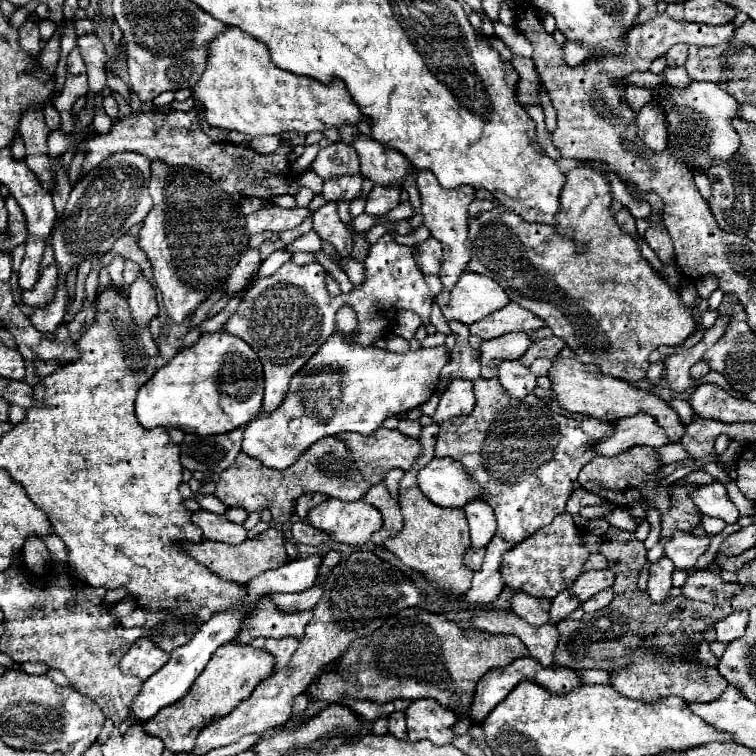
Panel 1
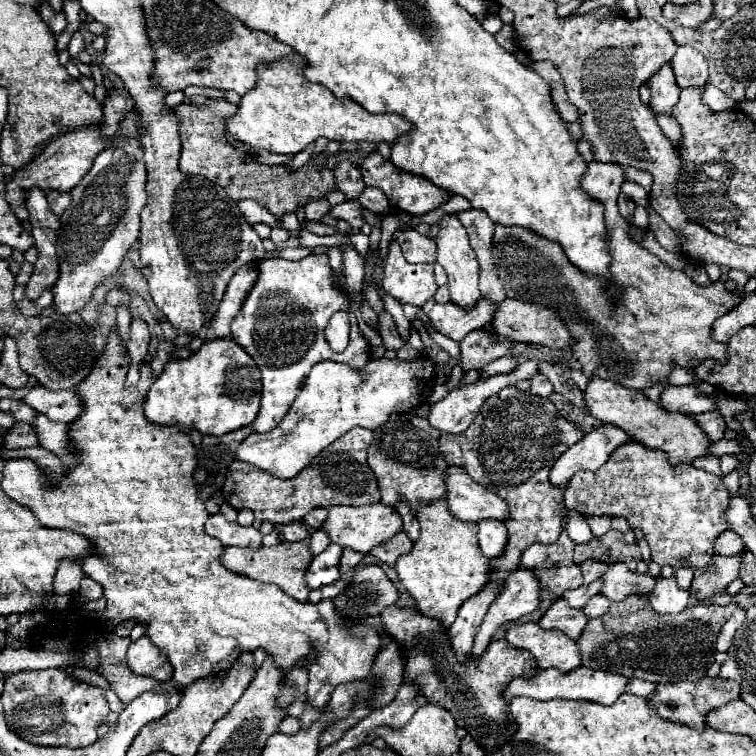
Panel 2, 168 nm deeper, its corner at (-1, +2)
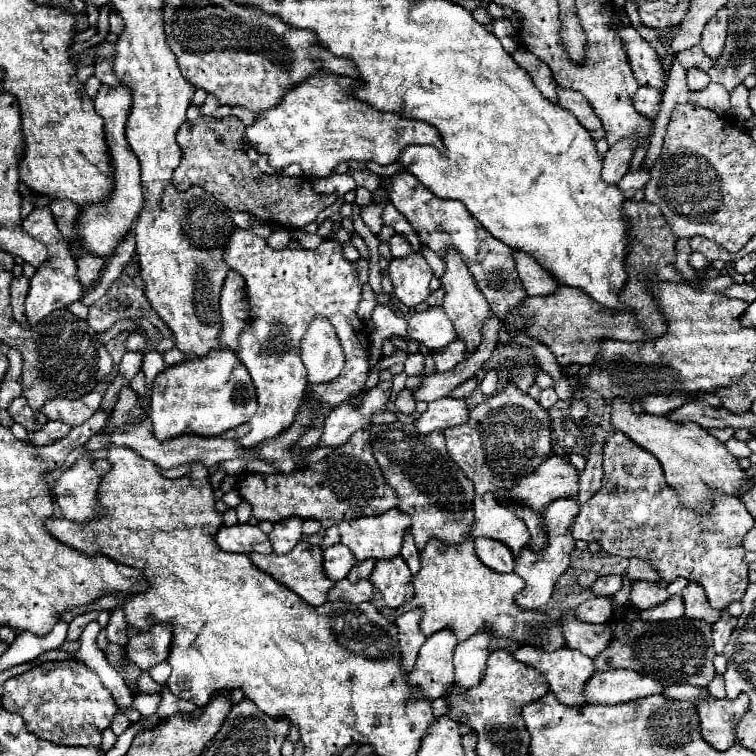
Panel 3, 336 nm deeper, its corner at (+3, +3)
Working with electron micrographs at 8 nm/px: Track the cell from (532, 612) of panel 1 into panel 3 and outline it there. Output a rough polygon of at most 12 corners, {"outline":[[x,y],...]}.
{"outline":[[561,614],[567,646],[595,658],[609,644],[607,624],[577,622]]}

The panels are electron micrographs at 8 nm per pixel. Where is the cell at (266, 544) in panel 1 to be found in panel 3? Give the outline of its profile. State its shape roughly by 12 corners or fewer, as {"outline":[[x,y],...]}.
{"outline":[[301,540],[291,552],[249,560],[311,606],[333,586],[321,548]]}

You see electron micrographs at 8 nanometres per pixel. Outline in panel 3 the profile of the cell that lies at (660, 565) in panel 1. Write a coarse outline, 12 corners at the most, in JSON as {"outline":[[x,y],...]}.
{"outline":[[671,596],[657,606],[641,610],[643,620],[681,618],[681,596]]}

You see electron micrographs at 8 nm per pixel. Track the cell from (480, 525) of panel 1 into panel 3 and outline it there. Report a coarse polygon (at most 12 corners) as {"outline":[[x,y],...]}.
{"outline":[[475,538],[479,560],[513,572],[513,552],[493,538]]}

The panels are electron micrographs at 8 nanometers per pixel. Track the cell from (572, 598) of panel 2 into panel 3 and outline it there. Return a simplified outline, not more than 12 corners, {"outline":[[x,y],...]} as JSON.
{"outline":[[599,576],[591,586],[595,596],[621,590],[621,576]]}

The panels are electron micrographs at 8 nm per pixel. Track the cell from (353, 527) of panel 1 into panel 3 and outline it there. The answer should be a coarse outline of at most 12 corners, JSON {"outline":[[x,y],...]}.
{"outline":[[393,508],[341,520],[341,544],[357,560],[401,552],[409,518]]}

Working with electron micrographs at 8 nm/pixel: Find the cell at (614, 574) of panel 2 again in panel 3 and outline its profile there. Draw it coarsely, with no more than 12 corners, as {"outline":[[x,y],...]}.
{"outline":[[633,582],[629,600],[639,610],[665,602],[657,582]]}

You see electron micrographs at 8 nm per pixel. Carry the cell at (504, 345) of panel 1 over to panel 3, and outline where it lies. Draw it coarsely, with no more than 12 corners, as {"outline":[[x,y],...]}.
{"outline":[[457,338],[445,350],[433,350],[437,372],[453,370],[465,358]]}

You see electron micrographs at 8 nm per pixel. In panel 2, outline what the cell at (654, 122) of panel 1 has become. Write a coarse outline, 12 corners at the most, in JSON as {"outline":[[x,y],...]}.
{"outline":[[661,67],[649,81],[651,107],[671,113],[679,99],[673,69]]}

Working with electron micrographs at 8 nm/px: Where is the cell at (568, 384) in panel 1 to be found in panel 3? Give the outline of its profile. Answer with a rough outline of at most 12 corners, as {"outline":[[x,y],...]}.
{"outline":[[611,400],[611,428],[657,456],[691,510],[749,480],[693,422]]}

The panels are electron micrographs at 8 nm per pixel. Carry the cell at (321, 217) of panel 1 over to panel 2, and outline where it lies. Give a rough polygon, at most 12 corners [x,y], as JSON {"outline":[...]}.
{"outline":[[343,249],[343,267],[347,291],[363,289],[365,265],[357,251]]}

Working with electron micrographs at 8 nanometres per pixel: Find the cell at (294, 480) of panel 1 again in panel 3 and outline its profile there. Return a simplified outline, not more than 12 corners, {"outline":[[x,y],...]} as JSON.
{"outline":[[357,430],[291,474],[241,472],[257,520],[343,518],[397,508]]}

